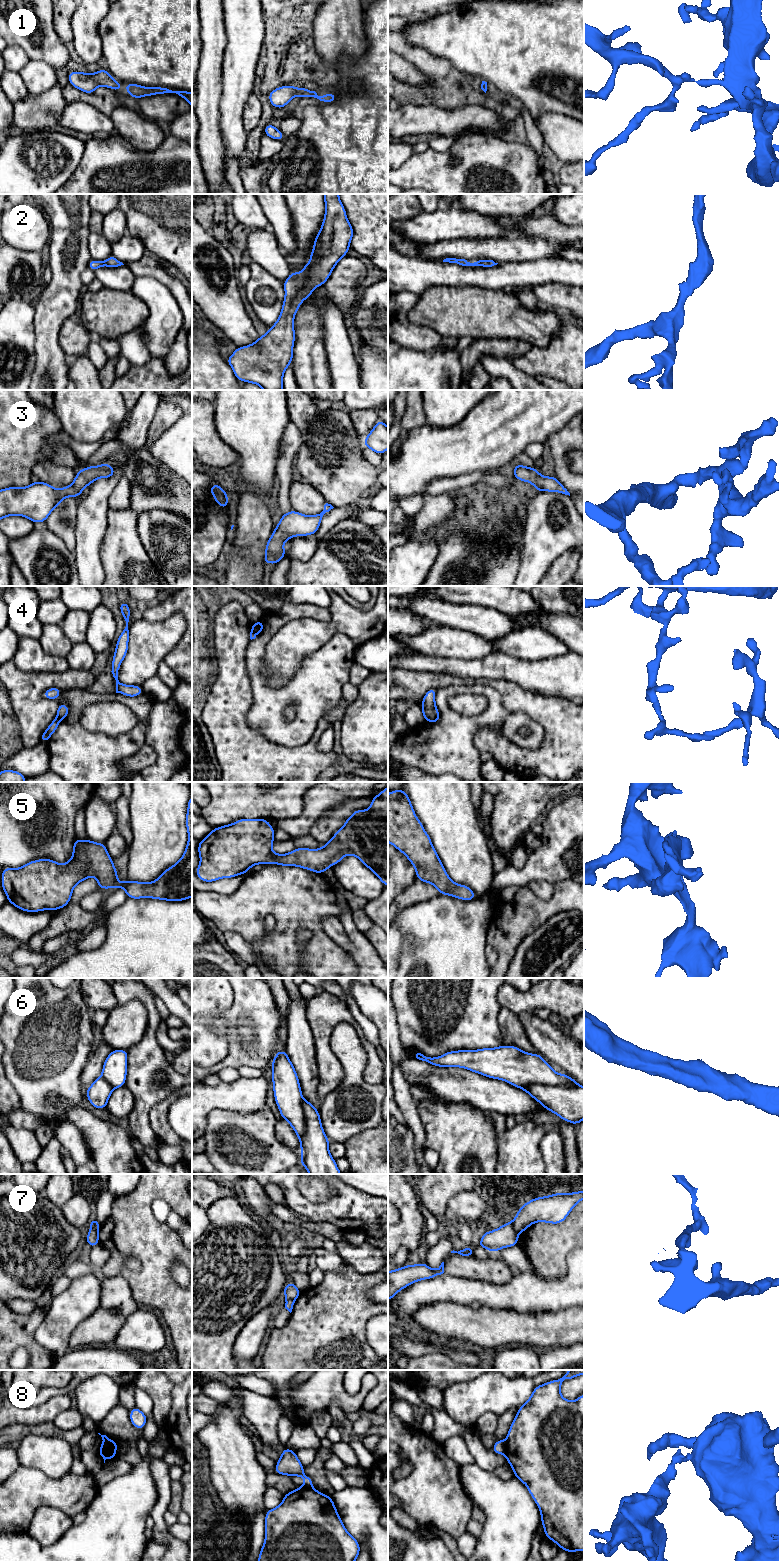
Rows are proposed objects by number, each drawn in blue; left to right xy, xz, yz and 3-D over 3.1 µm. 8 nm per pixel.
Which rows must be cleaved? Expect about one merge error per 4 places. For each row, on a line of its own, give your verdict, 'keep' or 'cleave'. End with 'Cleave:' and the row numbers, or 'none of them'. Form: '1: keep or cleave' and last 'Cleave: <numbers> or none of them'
1: keep
2: keep
3: keep
4: cleave
5: keep
6: cleave
7: cleave
8: cleave
Cleave: 4, 6, 7, 8

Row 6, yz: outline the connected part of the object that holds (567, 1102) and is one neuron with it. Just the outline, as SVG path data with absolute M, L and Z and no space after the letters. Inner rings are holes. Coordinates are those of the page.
M529 1084L520 1088L562 1120L578 1125L584 1119L583 1086Z

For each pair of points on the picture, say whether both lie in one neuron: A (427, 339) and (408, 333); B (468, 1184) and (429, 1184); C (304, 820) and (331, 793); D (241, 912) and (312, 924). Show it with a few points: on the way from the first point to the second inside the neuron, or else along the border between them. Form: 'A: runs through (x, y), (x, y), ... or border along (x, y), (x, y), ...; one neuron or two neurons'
A: runs through (422, 338), (413, 336); one neuron
B: runs through (458, 1184), (439, 1184); one neuron
C: runs through (309, 813), (324, 798); one neuron
D: runs through (259, 908), (294, 908); one neuron

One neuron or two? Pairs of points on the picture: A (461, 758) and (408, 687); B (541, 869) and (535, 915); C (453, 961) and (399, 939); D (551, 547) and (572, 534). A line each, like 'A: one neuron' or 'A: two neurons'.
A: two neurons
B: two neurons
C: one neuron
D: one neuron

